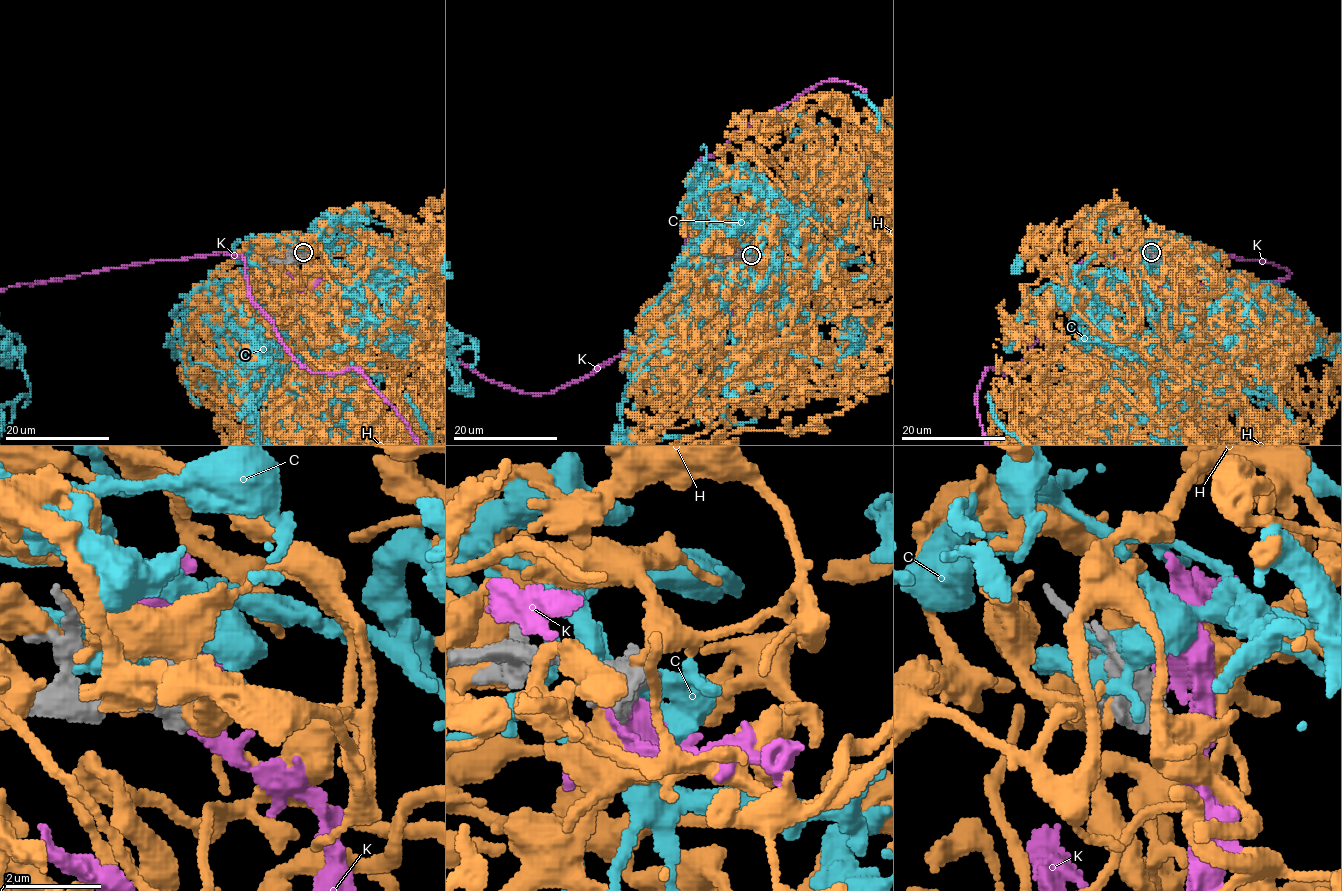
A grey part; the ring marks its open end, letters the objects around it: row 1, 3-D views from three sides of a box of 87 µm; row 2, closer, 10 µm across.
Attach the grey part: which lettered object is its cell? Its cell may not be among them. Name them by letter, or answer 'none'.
none

